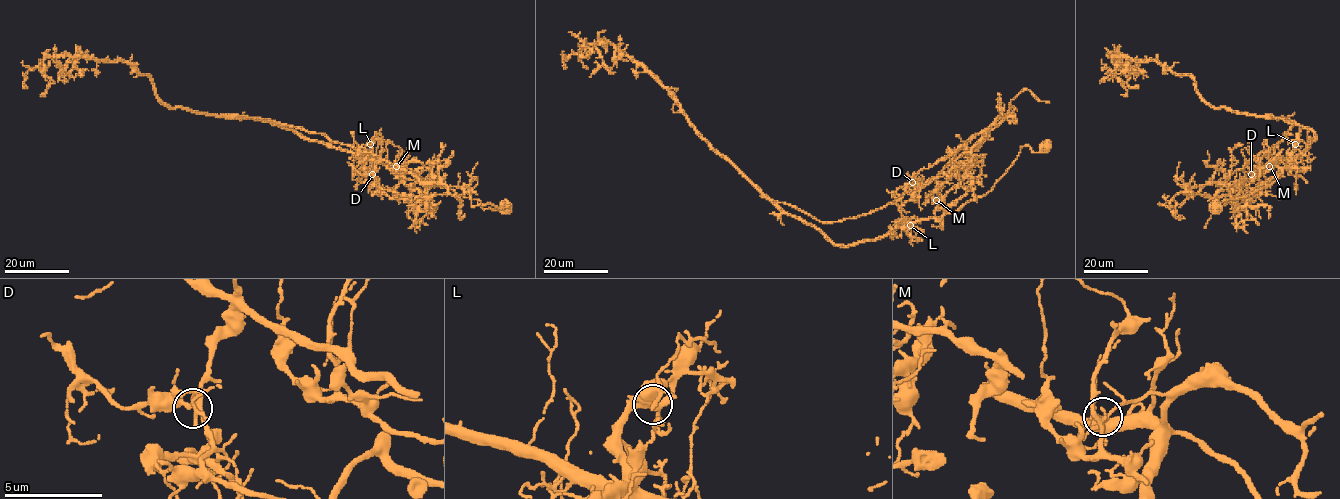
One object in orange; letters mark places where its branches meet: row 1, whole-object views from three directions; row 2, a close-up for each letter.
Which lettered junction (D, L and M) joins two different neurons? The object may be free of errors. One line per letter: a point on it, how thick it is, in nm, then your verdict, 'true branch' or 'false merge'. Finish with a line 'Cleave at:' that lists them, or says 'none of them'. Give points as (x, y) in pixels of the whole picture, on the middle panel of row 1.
D: place (912, 182); calibre 240 nm; true branch
L: place (910, 225); calibre 280 nm; true branch
M: place (936, 200); calibre 160 nm; false merge
Cleave at: M

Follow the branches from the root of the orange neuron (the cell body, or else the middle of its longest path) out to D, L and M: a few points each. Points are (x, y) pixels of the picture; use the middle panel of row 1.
D: (1045, 146), (1034, 153), (1022, 146), (990, 191), (954, 212), (932, 200), (936, 178), (918, 188), (912, 182)
L: (1045, 146), (1034, 153), (1022, 146), (1012, 166), (987, 193), (966, 202), (956, 211), (904, 223), (910, 225)
M: (1045, 146), (1034, 153), (1022, 146), (994, 187), (956, 211), (948, 212), (936, 199)

